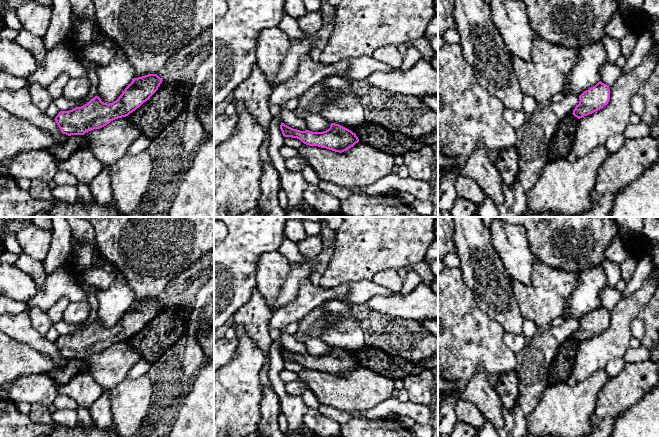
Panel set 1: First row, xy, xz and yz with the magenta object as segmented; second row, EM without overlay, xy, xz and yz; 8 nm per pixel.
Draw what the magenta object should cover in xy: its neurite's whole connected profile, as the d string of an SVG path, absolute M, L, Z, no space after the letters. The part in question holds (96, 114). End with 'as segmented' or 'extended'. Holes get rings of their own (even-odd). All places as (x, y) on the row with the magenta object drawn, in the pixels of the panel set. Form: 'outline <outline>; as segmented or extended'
outline M157 74L134 78L113 103L104 103L98 96L87 104L69 111L60 111L55 121L63 134L84 135L100 129L111 121L126 117L158 90L162 79Z; as segmented

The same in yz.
outline M600 81L595 86L584 91L579 96L579 100L579 104L572 113L578 119L592 114L608 104L610 100L609 85Z; as segmented

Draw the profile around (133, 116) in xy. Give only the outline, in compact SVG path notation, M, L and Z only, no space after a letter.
M166 82L139 108L126 116L146 137L159 135L162 129L188 109L189 94L176 82Z

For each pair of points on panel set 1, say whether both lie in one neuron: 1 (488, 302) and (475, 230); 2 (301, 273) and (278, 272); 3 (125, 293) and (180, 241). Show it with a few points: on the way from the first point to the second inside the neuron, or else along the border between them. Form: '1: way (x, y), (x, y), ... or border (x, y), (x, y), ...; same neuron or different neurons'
1: way (488, 284), (488, 279), (477, 260), (475, 248); same neuron
2: border (291, 268), (279, 294); different neurons
3: border (116, 268), (126, 279), (133, 291), (134, 301); different neurons

